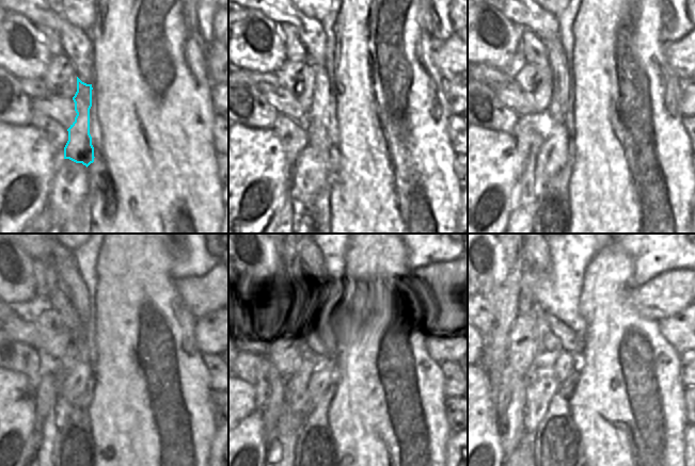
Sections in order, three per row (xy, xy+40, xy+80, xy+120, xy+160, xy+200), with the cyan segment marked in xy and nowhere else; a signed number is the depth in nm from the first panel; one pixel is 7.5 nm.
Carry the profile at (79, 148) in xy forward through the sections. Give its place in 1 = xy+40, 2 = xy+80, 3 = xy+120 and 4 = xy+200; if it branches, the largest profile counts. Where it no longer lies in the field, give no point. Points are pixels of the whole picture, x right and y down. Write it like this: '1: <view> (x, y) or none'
1: xy+40 (318, 138)
2: xy+80 (556, 55)
3: xy+120 (62, 260)
4: xy+200 (536, 255)

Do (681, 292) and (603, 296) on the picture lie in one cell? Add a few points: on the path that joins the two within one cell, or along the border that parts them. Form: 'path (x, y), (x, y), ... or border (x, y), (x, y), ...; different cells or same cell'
border (629, 287), (628, 301), (642, 317); different cells

